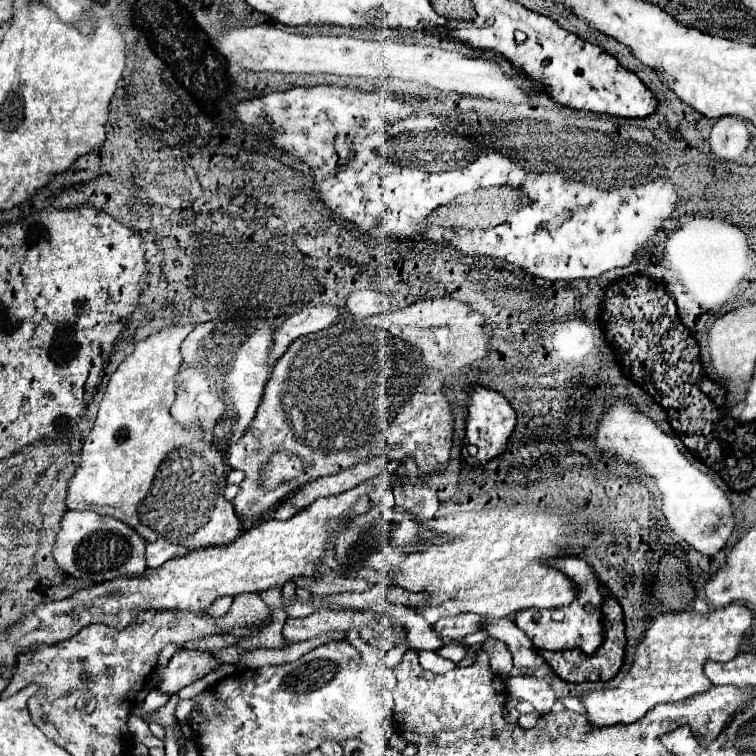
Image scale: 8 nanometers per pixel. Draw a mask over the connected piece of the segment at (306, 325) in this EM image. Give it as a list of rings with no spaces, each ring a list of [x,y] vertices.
[[[319,304],[319,306],[311,306],[301,310],[299,314],[287,318],[273,336],[273,348],[271,348],[271,358],[269,364],[273,366],[273,362],[287,350],[289,342],[293,342],[293,338],[323,330],[327,326],[331,326],[339,316],[341,316],[343,308],[335,306],[335,304]]]

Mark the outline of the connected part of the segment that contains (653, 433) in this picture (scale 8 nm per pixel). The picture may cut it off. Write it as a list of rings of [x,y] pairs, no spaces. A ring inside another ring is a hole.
[[[621,400],[609,404],[609,410],[601,418],[595,432],[595,440],[601,450],[615,454],[621,460],[635,462],[649,476],[655,478],[663,494],[663,514],[669,526],[683,540],[687,540],[695,550],[705,556],[715,556],[723,550],[735,526],[731,500],[707,474],[691,466],[691,462],[677,450],[675,438],[663,434],[655,422],[651,422],[635,406]]]

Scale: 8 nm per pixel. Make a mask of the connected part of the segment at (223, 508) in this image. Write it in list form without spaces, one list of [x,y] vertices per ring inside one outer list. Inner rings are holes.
[[[213,494],[213,506],[209,506],[209,534],[201,534],[201,548],[207,546],[225,546],[241,534],[239,518],[233,514],[233,504],[225,500],[223,494]]]

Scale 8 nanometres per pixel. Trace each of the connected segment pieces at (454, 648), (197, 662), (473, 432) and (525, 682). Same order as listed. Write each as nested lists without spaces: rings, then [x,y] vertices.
[[[449,644],[449,646],[439,648],[437,654],[439,654],[441,658],[447,658],[447,660],[453,660],[453,662],[459,662],[459,660],[463,660],[463,656],[465,656],[465,648],[463,648],[461,644]]]
[[[177,650],[169,660],[157,690],[165,694],[175,694],[183,686],[213,672],[221,662],[207,650]]]
[[[473,386],[473,390],[469,392],[467,410],[469,410],[469,416],[467,416],[465,442],[467,442],[467,446],[477,448],[477,452],[471,454],[473,458],[467,464],[481,466],[481,464],[487,464],[489,460],[493,460],[505,452],[509,436],[513,434],[513,428],[515,428],[515,410],[501,394],[487,390],[487,388],[481,388],[481,386]]]
[[[513,676],[507,682],[509,694],[517,696],[521,700],[527,700],[535,706],[535,710],[539,714],[545,714],[551,710],[551,706],[555,704],[555,692],[551,690],[547,680],[541,678],[531,678],[531,676]]]

